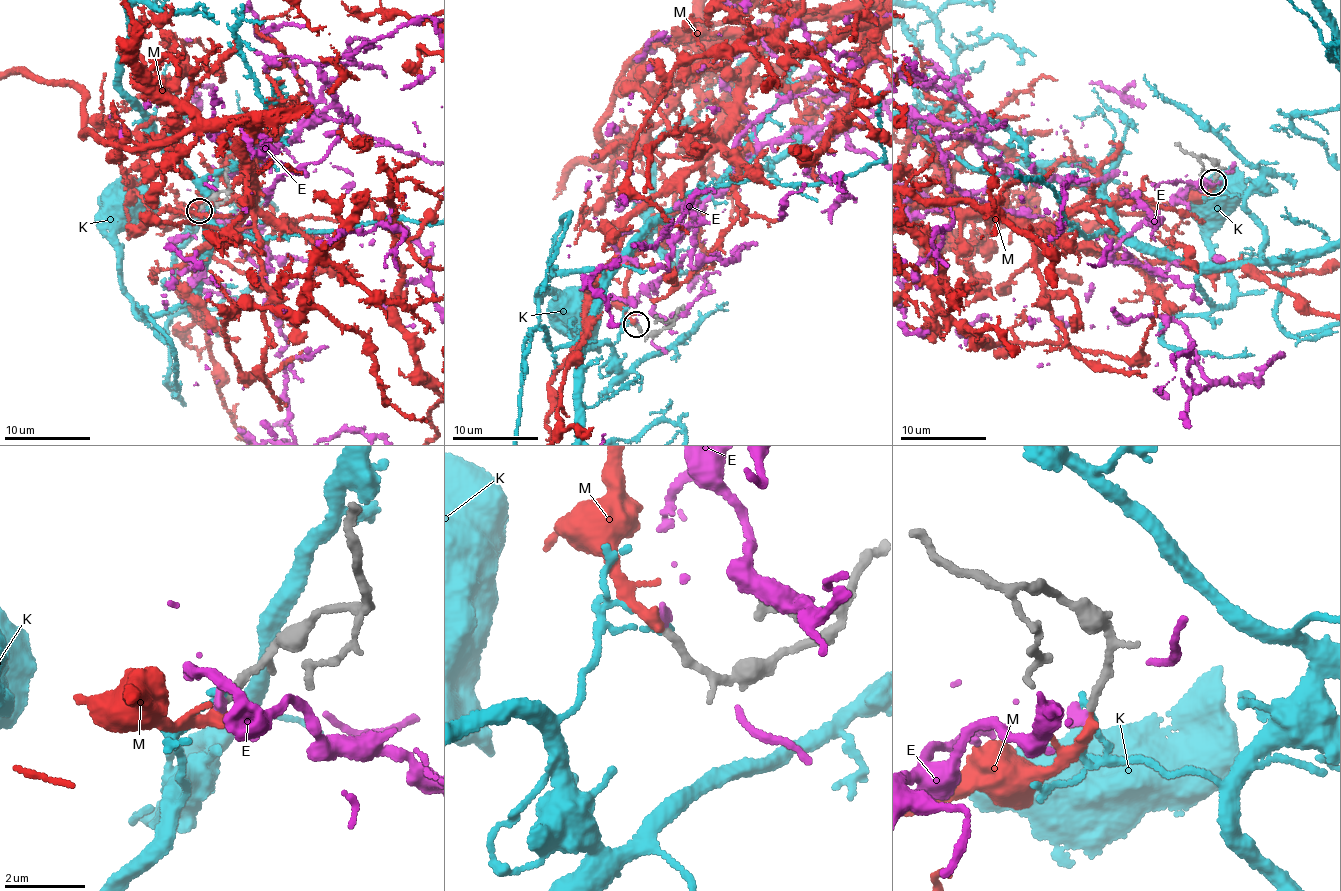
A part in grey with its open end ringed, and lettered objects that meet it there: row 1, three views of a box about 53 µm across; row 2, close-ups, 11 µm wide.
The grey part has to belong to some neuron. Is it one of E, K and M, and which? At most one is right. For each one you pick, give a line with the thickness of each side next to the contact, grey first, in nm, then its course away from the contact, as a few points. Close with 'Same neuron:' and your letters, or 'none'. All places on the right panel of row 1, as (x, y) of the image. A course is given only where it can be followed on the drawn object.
M: 200 nm thick on the grey side, 280 nm on the other
Same neuron: M

